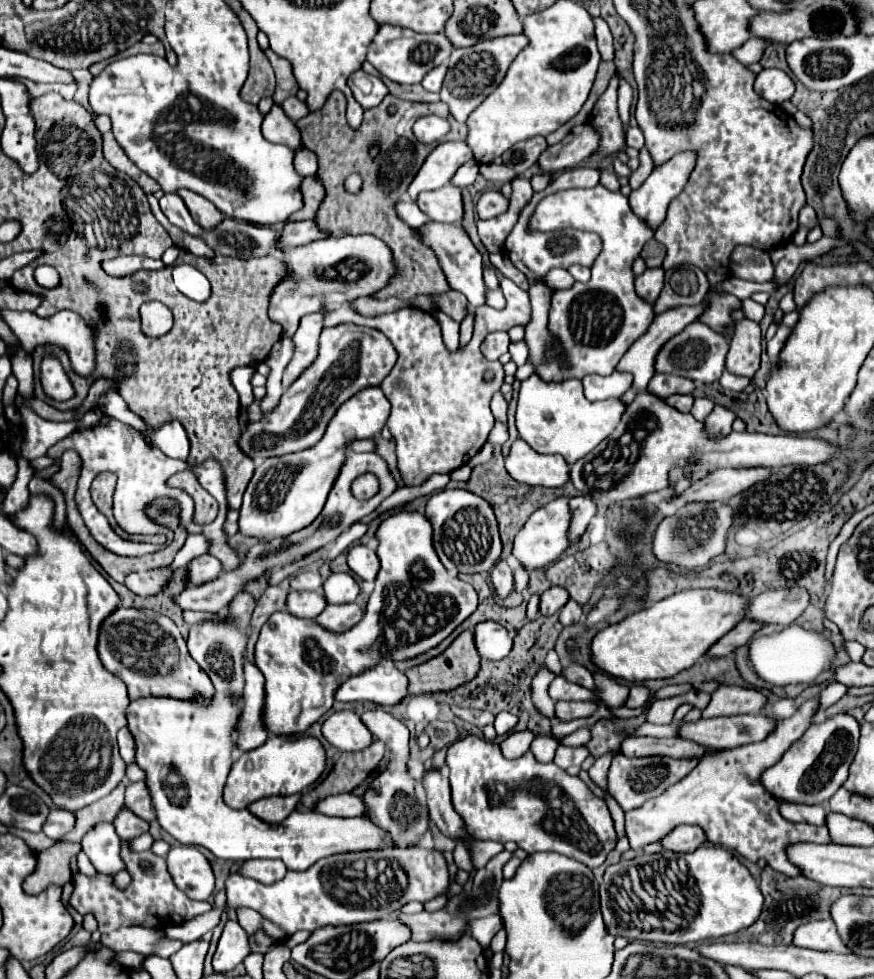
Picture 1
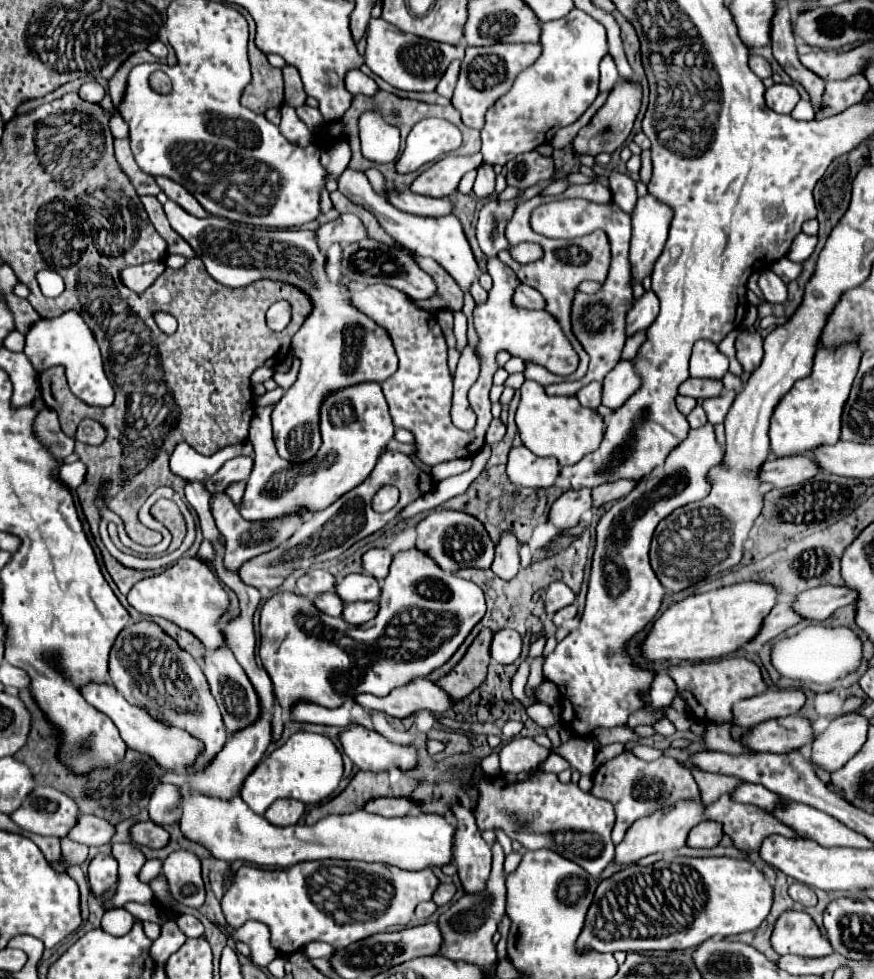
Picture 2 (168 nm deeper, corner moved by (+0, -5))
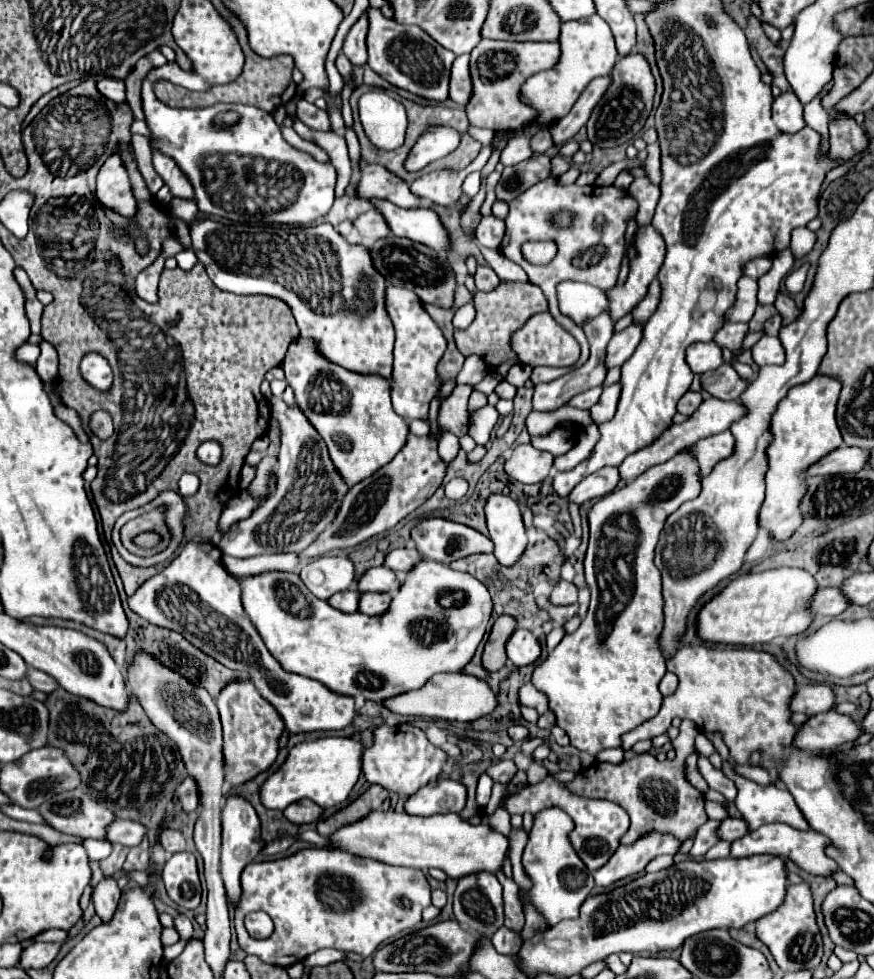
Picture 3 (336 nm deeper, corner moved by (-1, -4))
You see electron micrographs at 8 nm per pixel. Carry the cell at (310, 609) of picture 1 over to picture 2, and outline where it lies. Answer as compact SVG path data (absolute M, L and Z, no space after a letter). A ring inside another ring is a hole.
M326 592L326 594L318 594L314 598L314 606L318 610L322 610L324 614L330 614L330 616L340 616L342 614L342 600L334 594L334 592Z

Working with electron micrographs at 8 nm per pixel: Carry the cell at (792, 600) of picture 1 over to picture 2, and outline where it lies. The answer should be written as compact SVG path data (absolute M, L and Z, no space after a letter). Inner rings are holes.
M818 586L794 596L794 610L806 620L826 620L836 608L856 600L856 592L840 586Z

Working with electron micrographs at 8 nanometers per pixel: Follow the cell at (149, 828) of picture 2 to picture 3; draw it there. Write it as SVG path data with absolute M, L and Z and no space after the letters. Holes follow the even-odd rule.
M165 829L161 835L163 835L163 837L161 837L161 843L163 843L163 847L165 847L165 851L167 851L169 855L179 853L179 851L185 851L185 839L183 839L181 831Z

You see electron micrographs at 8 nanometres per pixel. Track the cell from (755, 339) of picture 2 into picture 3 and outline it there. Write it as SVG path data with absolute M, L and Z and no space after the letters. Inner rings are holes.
M763 335L751 349L753 353L753 359L759 367L763 365L783 365L783 359L785 359L785 349L779 341L779 337L769 337L769 335Z

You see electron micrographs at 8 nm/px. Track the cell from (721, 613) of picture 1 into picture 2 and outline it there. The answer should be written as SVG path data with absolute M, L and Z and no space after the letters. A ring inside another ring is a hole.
M742 582L688 596L668 606L668 610L652 624L644 644L640 646L640 654L648 664L668 662L670 658L704 662L726 656L756 636L764 616L776 604L776 596L778 592L774 586L760 582Z

